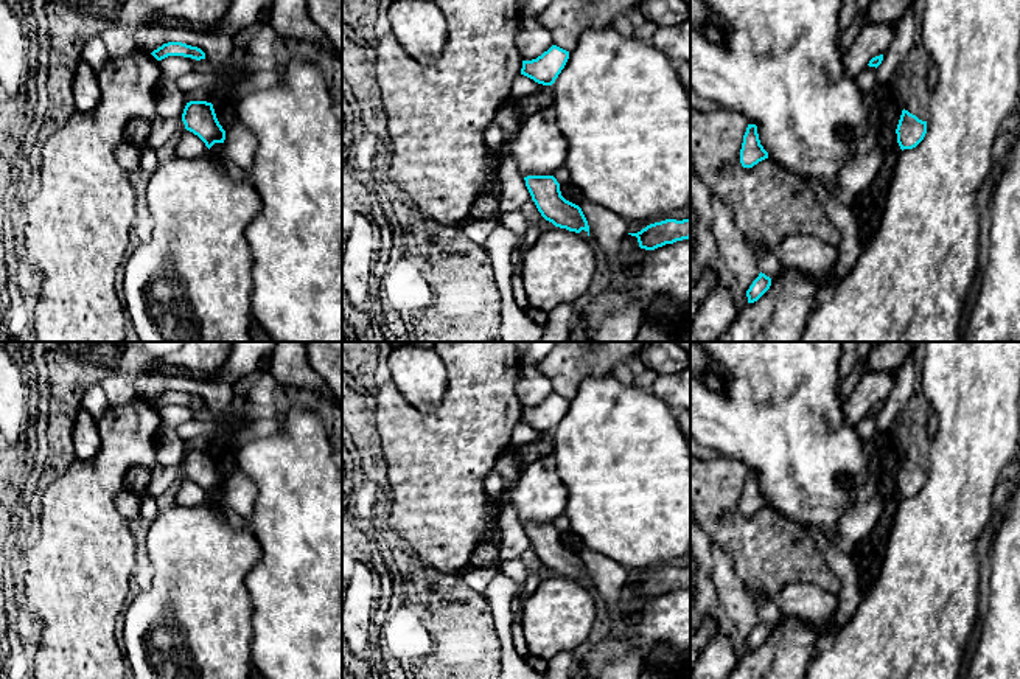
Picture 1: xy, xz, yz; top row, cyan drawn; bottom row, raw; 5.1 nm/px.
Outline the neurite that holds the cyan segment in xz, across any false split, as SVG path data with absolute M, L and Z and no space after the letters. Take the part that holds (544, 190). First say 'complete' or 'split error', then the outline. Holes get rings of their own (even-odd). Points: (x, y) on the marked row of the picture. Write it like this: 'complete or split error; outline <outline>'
complete; outline M527 176L524 177L526 180L526 186L532 196L532 200L535 202L538 211L541 213L541 216L552 222L555 227L560 228L566 228L569 232L575 232L580 233L582 230L585 230L589 236L589 225L588 221L582 211L582 208L569 200L566 200L561 196L560 191L560 183L557 182L557 179L554 176Z

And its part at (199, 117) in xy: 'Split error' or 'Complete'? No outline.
Complete

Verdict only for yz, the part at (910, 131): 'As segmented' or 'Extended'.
As segmented

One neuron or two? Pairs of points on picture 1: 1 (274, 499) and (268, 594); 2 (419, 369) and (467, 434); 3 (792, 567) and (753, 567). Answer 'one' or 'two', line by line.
1: one
2: two
3: one

